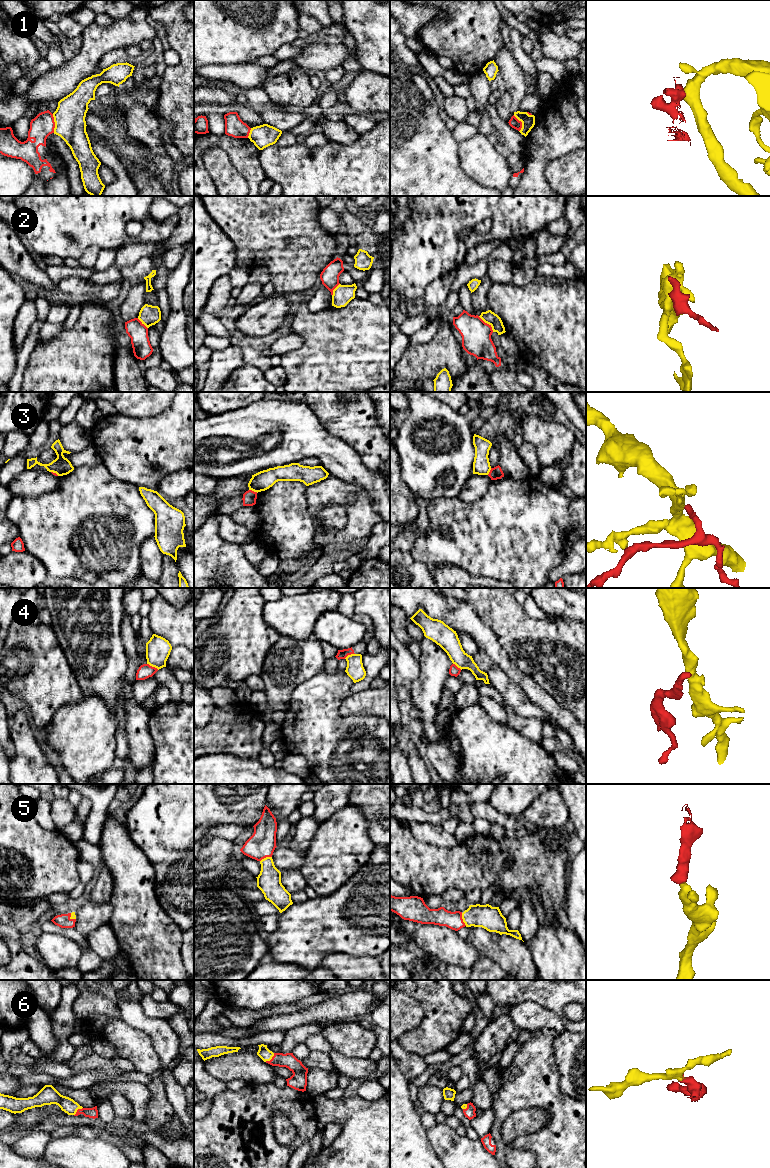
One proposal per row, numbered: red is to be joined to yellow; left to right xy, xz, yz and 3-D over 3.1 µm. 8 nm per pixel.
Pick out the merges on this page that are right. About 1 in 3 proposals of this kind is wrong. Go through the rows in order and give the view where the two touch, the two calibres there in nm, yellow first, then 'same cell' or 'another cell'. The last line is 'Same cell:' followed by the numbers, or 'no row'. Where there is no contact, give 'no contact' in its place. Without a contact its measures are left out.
1: contact in xy; calibres 260 and 180 nm; another cell
2: contact in yz; calibres 110 and 240 nm; another cell
3: contact in xz; calibres 160 and 110 nm; another cell
4: contact in xy; calibres 200 and 120 nm; another cell
5: contact in yz; calibres 190 and 140 nm; same cell
6: contact in xz; calibres 100 and 120 nm; same cell
Same cell: 5, 6

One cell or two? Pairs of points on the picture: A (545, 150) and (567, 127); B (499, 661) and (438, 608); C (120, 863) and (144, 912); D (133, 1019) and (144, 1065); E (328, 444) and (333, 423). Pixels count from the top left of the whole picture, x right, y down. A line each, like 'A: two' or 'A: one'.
A: one
B: one
C: one
D: two
E: two

